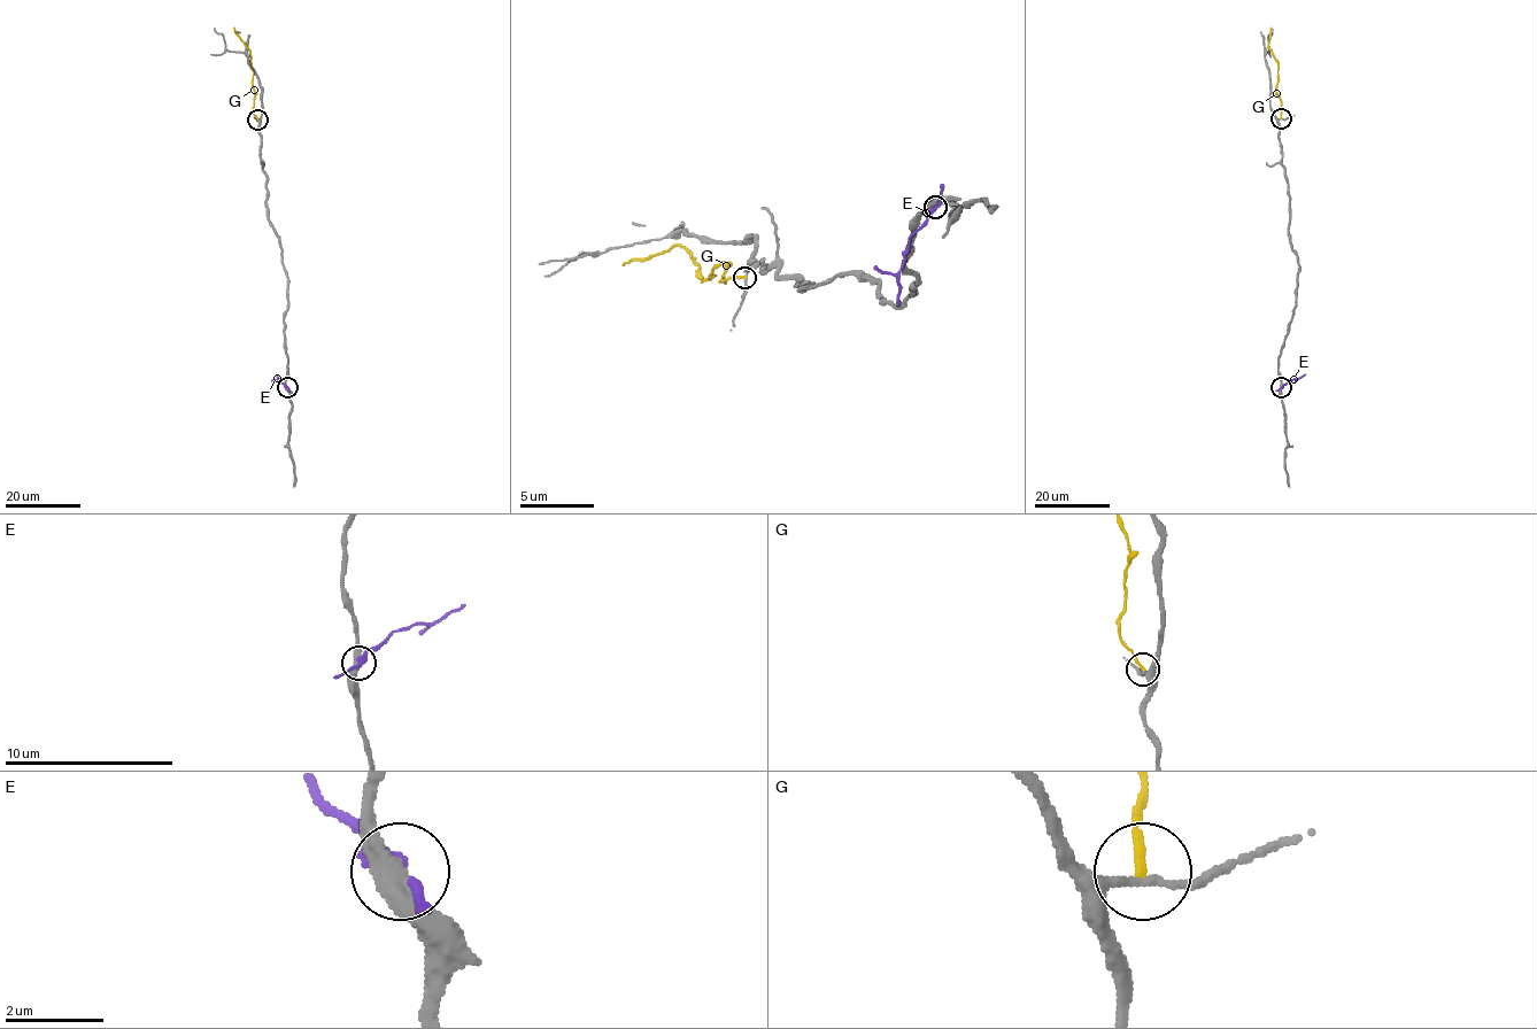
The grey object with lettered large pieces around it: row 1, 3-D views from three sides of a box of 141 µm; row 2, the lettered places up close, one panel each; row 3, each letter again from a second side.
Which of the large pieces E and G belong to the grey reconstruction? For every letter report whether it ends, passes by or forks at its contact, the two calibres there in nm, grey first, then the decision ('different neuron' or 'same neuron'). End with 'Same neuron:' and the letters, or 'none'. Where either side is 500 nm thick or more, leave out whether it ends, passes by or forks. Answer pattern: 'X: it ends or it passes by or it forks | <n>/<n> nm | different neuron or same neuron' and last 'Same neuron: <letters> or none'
E: it passes by | 440/280 nm | different neuron
G: it ends | 160/170 nm | different neuron
Same neuron: none

